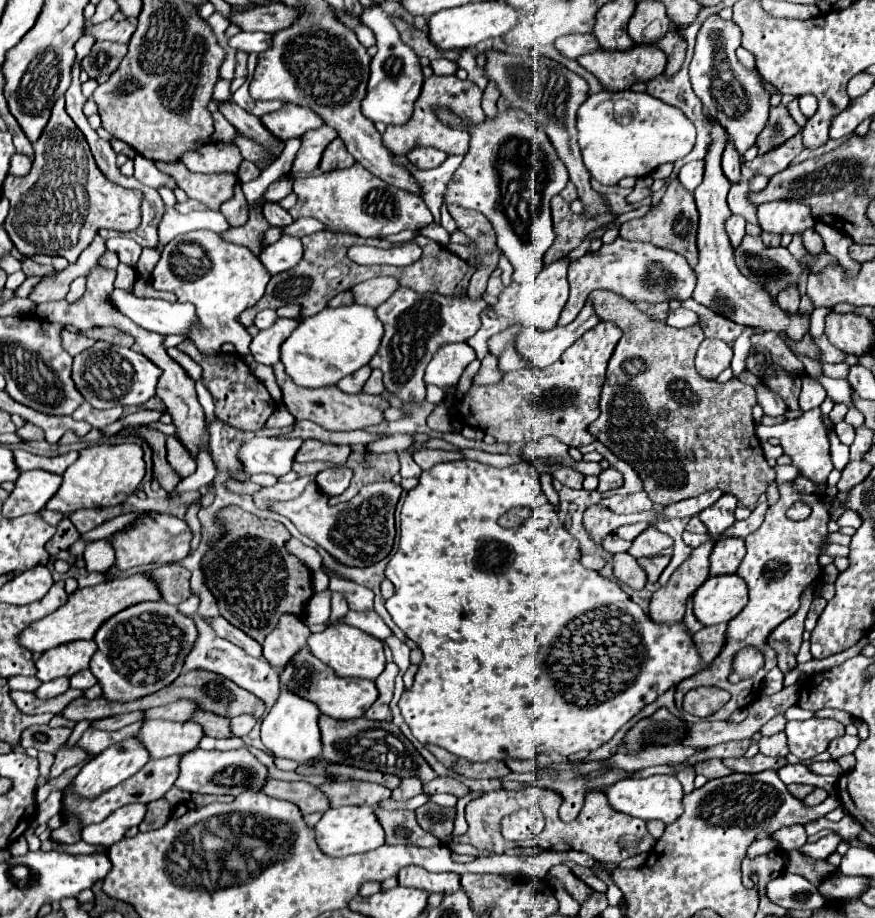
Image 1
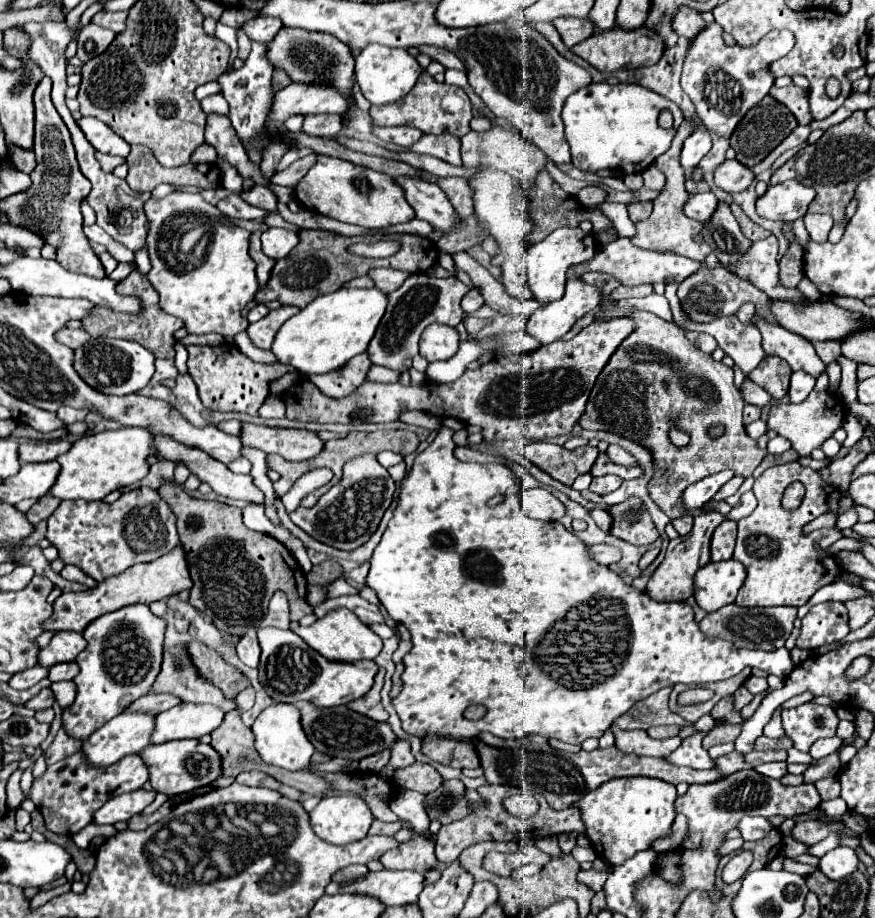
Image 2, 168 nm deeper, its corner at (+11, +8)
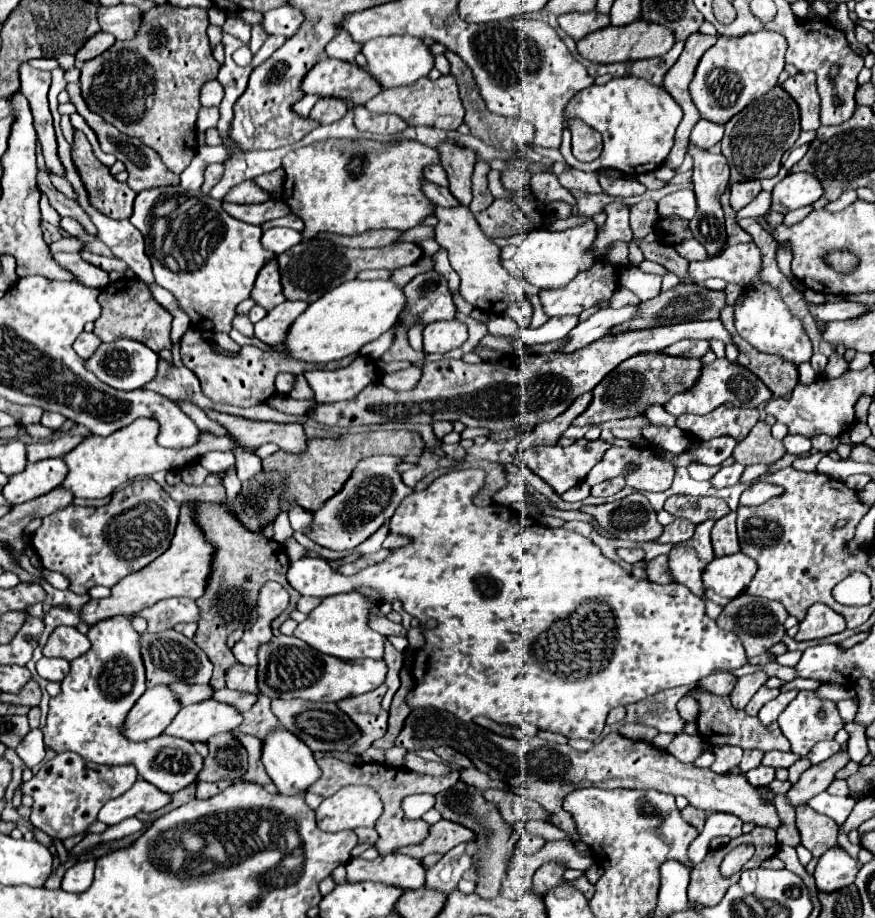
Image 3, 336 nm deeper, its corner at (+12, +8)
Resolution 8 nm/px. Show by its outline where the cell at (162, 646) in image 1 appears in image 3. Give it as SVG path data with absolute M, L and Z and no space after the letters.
M128 617L104 619L90 627L88 639L92 643L90 651L70 663L70 673L60 683L62 691L56 697L52 697L48 703L48 717L46 717L46 725L42 727L46 749L52 749L56 753L72 751L82 755L86 761L92 761L98 765L134 765L142 779L156 785L164 793L176 793L188 787L190 783L194 783L198 771L202 769L202 757L194 751L194 743L188 743L184 739L176 739L164 733L156 739L136 743L136 741L128 741L128 737L124 737L122 733L130 707L146 691L146 675L144 675L144 665L142 665L140 645L138 645L140 635L132 629L130 619Z

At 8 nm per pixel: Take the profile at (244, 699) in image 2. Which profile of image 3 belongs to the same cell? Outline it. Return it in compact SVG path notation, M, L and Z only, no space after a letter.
M234 663L226 671L226 687L228 689L238 689L238 691L248 691L248 693L258 693L256 667Z

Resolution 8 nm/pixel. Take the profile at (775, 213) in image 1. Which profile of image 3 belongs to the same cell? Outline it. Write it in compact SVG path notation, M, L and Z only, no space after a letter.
M790 173L772 191L772 209L788 213L806 205L812 205L822 197L824 189L810 173Z

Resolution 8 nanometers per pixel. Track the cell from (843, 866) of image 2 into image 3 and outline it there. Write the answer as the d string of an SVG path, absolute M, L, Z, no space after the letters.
M844 849L826 851L814 871L814 881L820 893L834 893L836 889L844 889L854 883L858 873L858 863Z

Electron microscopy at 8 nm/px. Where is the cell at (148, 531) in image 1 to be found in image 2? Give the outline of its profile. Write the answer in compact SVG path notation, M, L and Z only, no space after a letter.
M147 487L123 493L115 503L61 501L47 519L47 539L59 549L59 557L65 563L81 567L95 581L117 575L135 563L153 561L179 545L175 515L157 491Z

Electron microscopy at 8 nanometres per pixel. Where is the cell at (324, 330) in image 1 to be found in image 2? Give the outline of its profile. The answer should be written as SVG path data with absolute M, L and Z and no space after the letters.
M337 289L311 301L287 319L275 335L273 353L279 363L293 365L301 377L329 373L343 367L351 357L363 353L385 313L387 297L379 289Z

